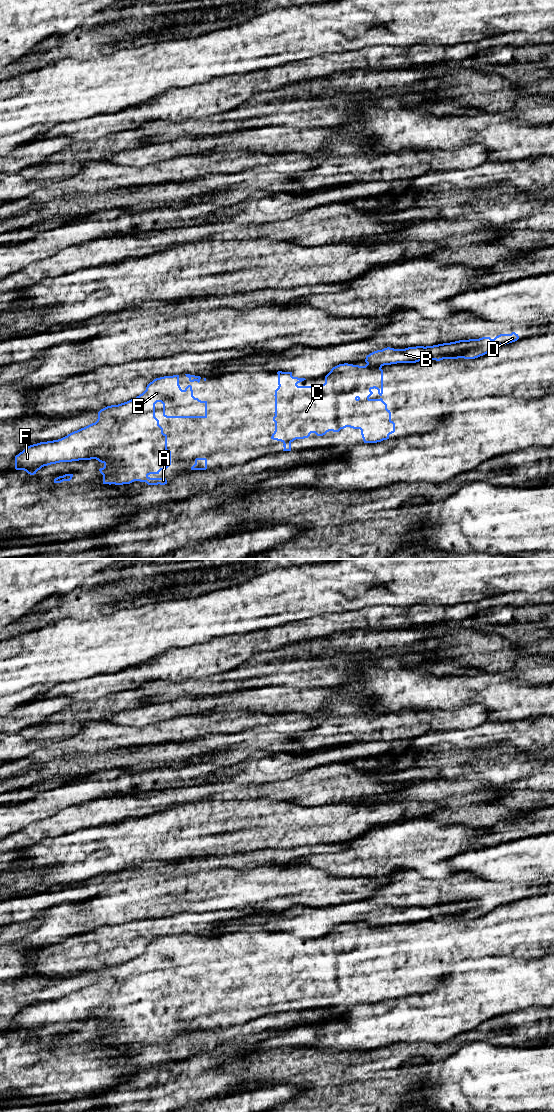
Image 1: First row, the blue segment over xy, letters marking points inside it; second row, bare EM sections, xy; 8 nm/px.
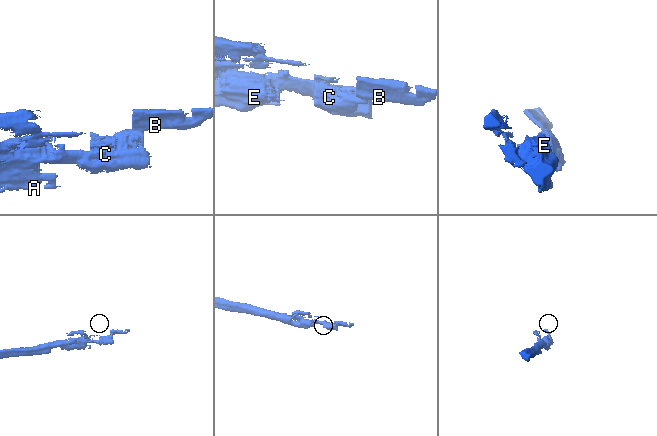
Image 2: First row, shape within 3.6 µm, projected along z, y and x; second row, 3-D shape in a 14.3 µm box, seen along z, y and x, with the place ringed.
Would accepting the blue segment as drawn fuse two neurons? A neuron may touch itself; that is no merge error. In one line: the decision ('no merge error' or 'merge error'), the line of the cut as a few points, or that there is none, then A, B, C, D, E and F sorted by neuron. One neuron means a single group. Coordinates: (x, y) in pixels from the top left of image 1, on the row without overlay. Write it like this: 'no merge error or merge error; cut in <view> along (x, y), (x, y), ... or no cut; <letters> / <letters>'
merge error; cut in xy along (367, 923), (382, 925); A C E F / B D

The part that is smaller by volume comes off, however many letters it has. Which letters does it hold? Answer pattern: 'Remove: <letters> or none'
Remove: B, D

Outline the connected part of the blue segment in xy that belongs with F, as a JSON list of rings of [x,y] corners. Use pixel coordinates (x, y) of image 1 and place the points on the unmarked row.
[[[179,935],[156,938],[136,958],[101,969],[95,983],[61,999],[26,1007],[15,1016],[15,1029],[34,1035],[42,1027],[51,1024],[96,1019],[104,1024],[104,1027],[99,1029],[103,1035],[103,1044],[123,1045],[140,1041],[148,1045],[165,1045],[166,1038],[149,1037],[150,1034],[159,1034],[171,1025],[167,995],[163,993],[163,988],[155,977],[157,962],[163,964],[163,976],[166,978],[207,978],[207,961],[195,958],[191,945],[182,950]]]

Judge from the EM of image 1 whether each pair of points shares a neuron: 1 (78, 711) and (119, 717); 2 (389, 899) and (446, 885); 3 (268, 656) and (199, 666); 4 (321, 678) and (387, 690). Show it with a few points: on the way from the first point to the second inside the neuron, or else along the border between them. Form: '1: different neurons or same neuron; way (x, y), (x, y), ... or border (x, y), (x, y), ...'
1: different neurons; border (131, 708), (112, 712), (106, 719)
2: same neuron; way (403, 898), (432, 898)
3: different neurons; border (269, 650), (256, 652), (243, 663), (226, 670)
4: different neurons; border (352, 672), (349, 678), (337, 688)

